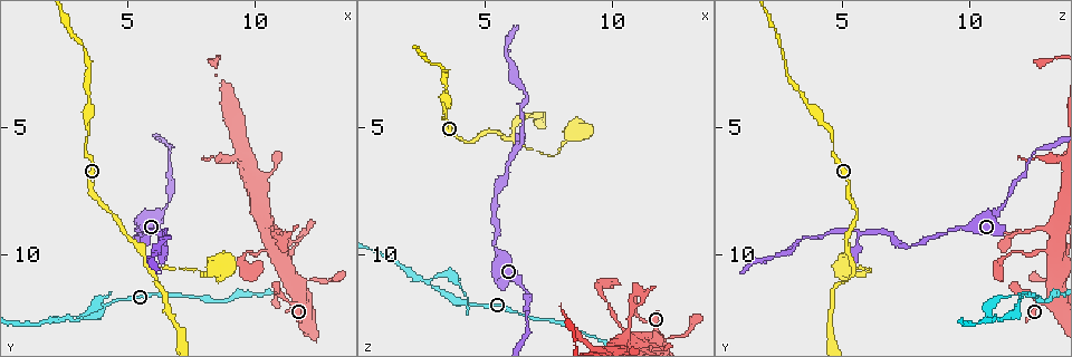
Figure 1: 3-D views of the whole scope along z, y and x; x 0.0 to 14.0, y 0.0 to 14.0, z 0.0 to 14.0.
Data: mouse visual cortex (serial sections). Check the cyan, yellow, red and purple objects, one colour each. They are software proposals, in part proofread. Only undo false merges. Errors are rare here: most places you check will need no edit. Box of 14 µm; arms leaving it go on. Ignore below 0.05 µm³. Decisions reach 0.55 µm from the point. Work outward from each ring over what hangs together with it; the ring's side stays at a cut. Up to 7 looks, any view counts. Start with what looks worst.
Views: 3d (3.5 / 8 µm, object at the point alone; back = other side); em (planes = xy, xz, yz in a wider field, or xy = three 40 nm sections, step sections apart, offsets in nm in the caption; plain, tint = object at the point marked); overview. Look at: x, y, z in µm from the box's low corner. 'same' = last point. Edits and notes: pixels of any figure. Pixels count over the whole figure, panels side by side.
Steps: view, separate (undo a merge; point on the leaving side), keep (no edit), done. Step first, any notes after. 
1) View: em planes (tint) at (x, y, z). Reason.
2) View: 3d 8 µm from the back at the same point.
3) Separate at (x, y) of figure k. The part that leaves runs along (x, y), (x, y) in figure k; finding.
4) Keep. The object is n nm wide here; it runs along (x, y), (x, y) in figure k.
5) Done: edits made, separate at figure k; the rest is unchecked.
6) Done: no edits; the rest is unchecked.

View: 3d 8 µm at (2.8, 12.6, 11.1). Two arms in line, one across.

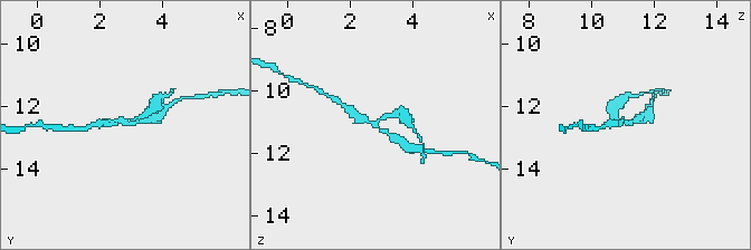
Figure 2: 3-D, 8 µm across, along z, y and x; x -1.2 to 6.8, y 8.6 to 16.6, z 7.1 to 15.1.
View: em planes (tint) at (2.8, 12.5, 11.1). Need the tissue.

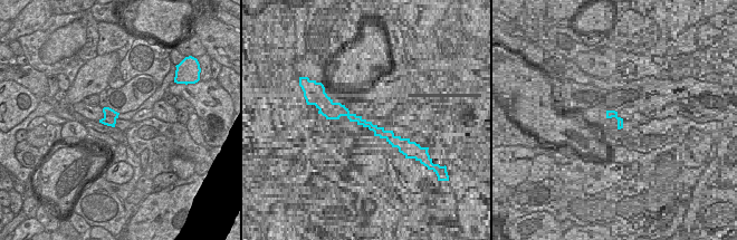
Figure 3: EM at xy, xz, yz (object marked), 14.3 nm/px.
Separate at (615, 109) of figure 2. Two cells meet here.

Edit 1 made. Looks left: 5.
View: 3d 3.5 µm from the back at (6.0, 10.6, 5.5). Three arms meet.

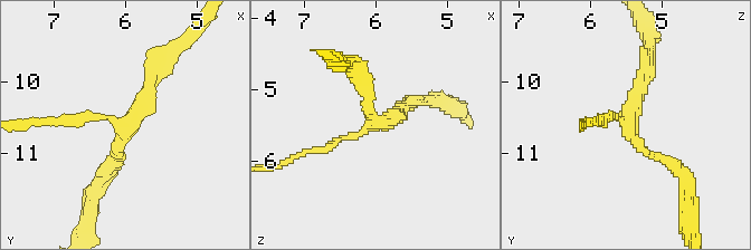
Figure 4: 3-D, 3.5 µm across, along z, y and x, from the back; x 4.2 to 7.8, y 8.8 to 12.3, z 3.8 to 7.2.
View: em xy step 5 (tint) at (5.90, 10.60, 5.45). 3 arms meet here; the arms are 150, 150, 200 nm wide; need the tissue.

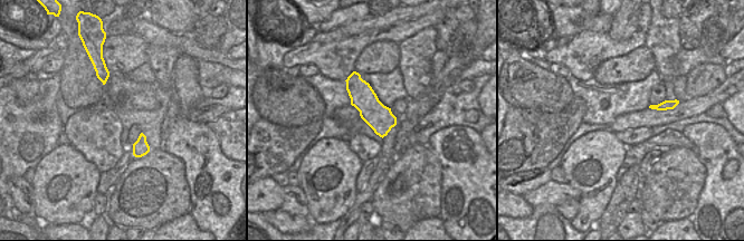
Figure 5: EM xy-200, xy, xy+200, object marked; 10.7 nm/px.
Keep. It runs along (161, 65), (130, 127), (98, 116), (65, 123) in figure 4; one cell here.

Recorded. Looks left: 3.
View: 3d 3.5 µm at (5.4, 9.0, 9.8). Calibre changes.

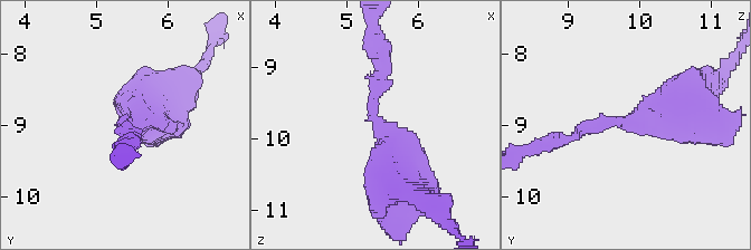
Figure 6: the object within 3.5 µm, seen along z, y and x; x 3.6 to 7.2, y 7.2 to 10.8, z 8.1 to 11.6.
View: em planes (tint) at (5.45, 8.95, 9.75). The arms are 150, 600 nm wide.

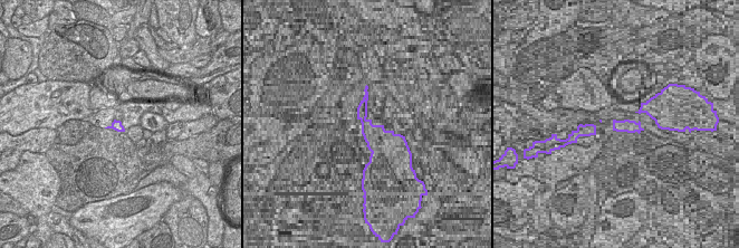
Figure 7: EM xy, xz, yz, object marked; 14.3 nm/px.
Keep. It runs along (684, 117), (601, 121), (558, 142) in figure 6; one cell here.

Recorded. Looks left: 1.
Done: edits made, separate at figure 2; the rest is unchecked.

